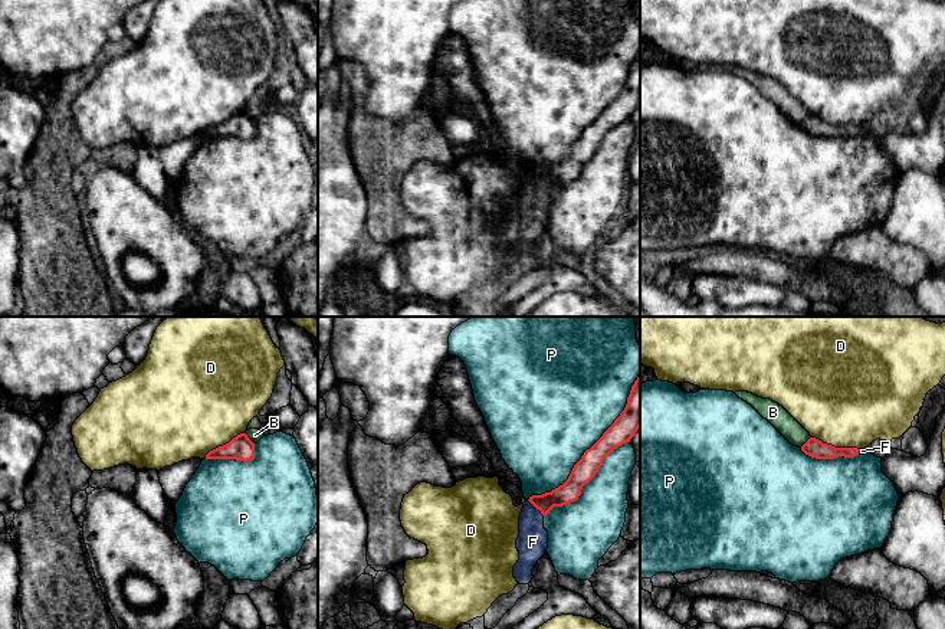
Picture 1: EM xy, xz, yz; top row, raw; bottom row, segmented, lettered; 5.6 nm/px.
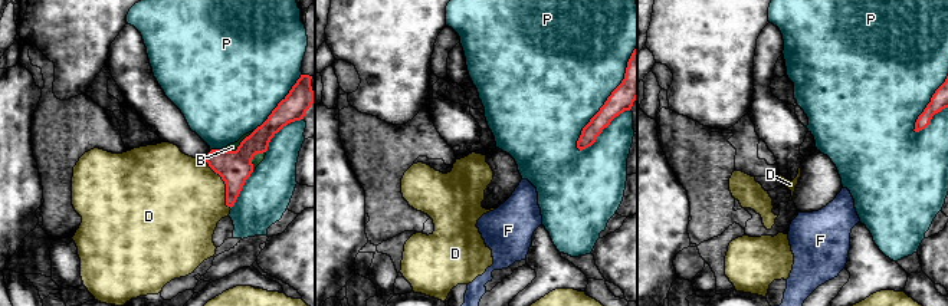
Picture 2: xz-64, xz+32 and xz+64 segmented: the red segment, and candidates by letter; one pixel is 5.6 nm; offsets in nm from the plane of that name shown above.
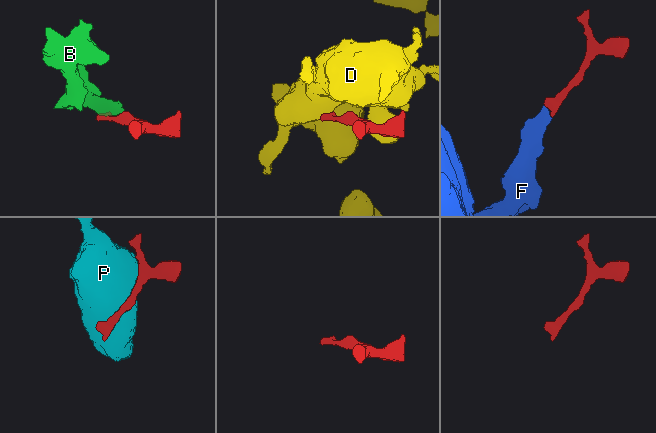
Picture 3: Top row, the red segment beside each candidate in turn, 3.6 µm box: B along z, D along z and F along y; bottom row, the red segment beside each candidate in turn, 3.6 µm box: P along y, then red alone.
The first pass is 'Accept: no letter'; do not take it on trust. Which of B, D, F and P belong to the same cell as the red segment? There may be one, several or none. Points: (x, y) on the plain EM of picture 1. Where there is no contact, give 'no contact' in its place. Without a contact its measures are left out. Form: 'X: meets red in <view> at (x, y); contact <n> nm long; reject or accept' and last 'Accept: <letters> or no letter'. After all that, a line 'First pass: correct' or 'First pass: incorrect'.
B: meets red in xy at (248, 115); contact 90 nm long; reject
D: meets red in yz at (836, 125); contact 280 nm long; reject
F: meets red in xz at (535, 184); contact 130 nm long; accept
P: meets red in xz at (593, 123); contact 950 nm long; reject
Accept: F
First pass: incorrect

